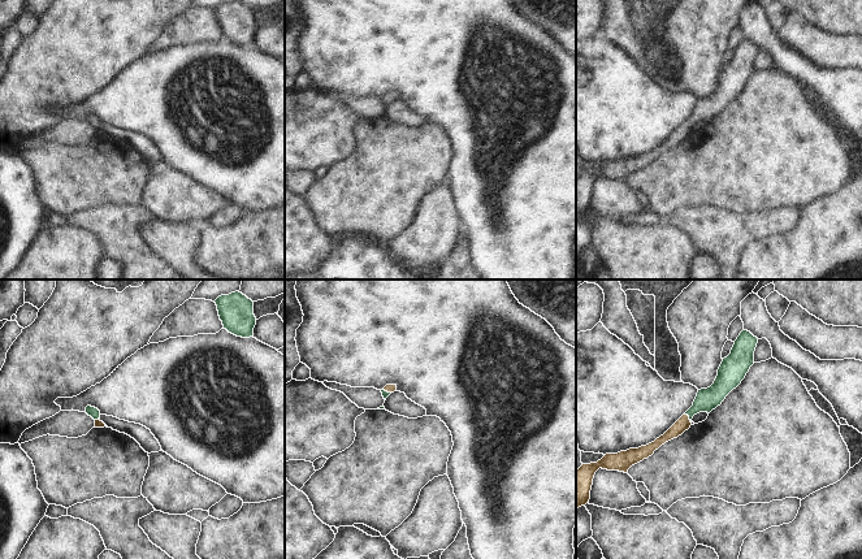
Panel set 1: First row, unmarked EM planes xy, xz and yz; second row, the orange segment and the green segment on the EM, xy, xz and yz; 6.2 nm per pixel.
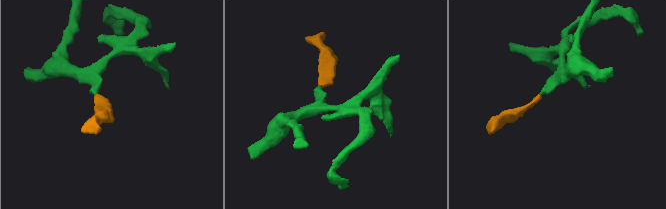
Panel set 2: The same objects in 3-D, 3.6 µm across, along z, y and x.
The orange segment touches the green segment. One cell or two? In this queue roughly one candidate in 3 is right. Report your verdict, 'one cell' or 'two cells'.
one cell

